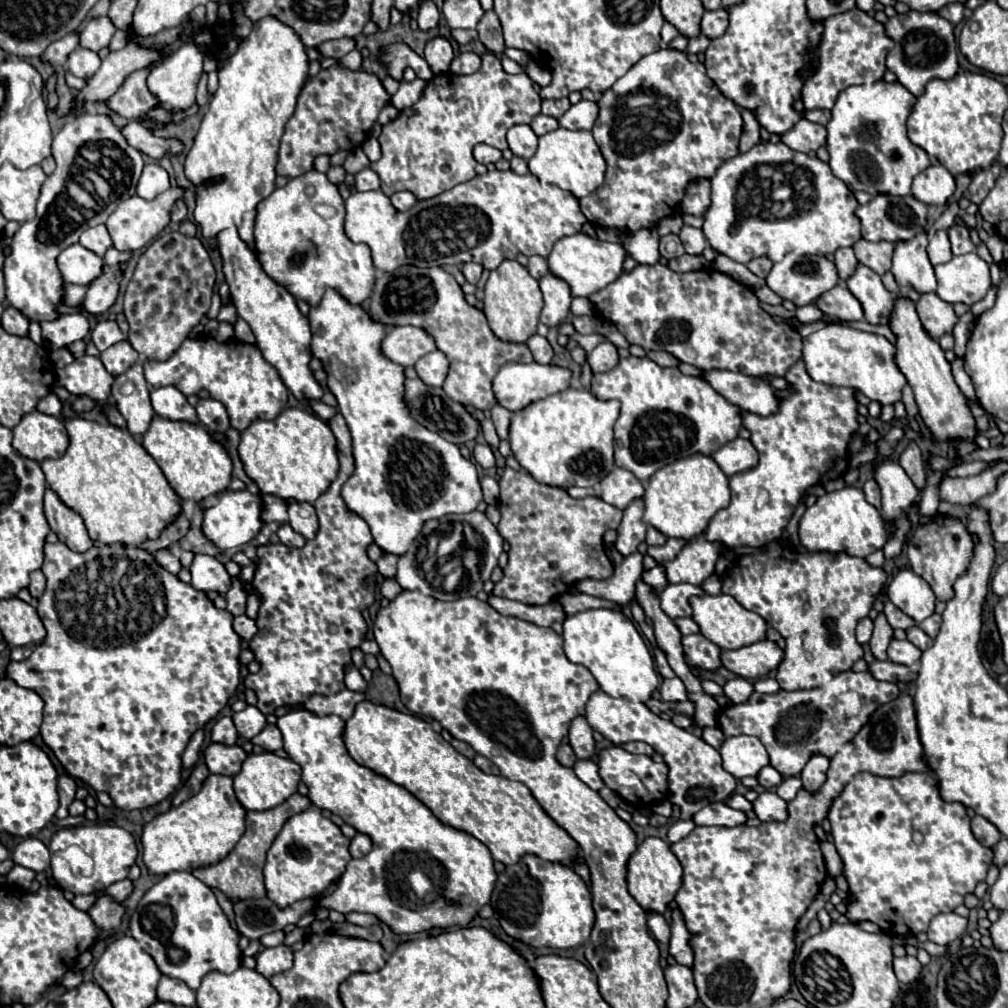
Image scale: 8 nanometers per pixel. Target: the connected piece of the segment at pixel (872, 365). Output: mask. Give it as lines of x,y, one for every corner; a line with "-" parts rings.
825,325
823,329
803,339
803,361
813,381
833,387
855,387
865,393
871,401
889,405
901,401
901,389
907,383
895,363
895,345
885,337
865,333
843,325

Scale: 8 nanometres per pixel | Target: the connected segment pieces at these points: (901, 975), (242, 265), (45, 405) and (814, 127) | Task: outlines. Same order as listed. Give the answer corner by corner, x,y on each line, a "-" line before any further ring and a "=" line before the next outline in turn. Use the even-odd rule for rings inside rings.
909,955
893,957
893,971
901,983
915,981
915,977
919,977
919,969
921,963
917,961
917,957
909,957
=
235,227
219,233
219,253
223,259
225,281
231,289
231,297
239,317
249,323
251,331
255,333
257,347
261,349
263,357
277,369
287,389
295,395
297,401
303,403
305,409
311,409
309,401
321,401
323,387
317,383
313,369
309,367
313,355
311,355
311,329
307,317
301,315
291,293
287,293
287,289
283,289
281,285
275,285
275,281
271,281
271,277
263,273
259,259
247,247
247,243
239,239
=
53,391
37,403
37,411
47,413
47,415
53,415
53,417
61,417
61,409
63,409
63,401
=
801,119
799,123
795,123
795,127
791,131
781,135
781,141
785,145
789,145
793,151
809,153
809,151
817,151
819,147
823,147
825,137
827,137
827,131
823,125

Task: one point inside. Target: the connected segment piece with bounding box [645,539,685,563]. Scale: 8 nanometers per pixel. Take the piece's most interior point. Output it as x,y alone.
668,552

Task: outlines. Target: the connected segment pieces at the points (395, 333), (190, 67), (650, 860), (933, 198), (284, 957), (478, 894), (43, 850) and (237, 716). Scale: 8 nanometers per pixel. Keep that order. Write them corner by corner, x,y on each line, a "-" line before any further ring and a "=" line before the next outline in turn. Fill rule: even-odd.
411,325
387,327
379,349
389,361
409,367
415,365
419,357
435,351
435,341
431,341
431,337
423,333
423,329
415,329
=
181,45
171,57
167,57
163,63
151,69
147,77
147,87
151,95
157,99
157,103
167,109
171,115
189,109
195,103
195,89
199,83
199,77
203,73
203,55
195,45
=
647,837
637,845
635,853
627,861
627,887
645,911
663,913
681,887
681,873
683,869
679,865
679,859
671,853
669,843
659,837
=
931,165
913,179
911,191
925,205
945,205
955,191
955,179
943,165
=
279,945
279,947
263,949
261,953
257,953
255,971
269,979
273,975
285,973
287,969
291,969
291,965
293,965
293,951
287,945
=
303,707
291,709
287,715
277,719
277,727
283,735
283,749
303,771
303,783
309,787
309,799
319,809
329,809
331,813
339,815
347,825
355,827
359,833
365,833
373,841
373,853
365,855
363,859
349,861
345,873
339,879
337,889
325,899
319,901
319,907
335,909
339,913
371,913
381,923
385,923
397,935
413,935
429,929
449,929
449,927
467,927
479,909
489,903
497,873
493,869
493,859
489,849
475,839
473,835
459,831
455,827
445,825
439,821
427,805
423,805
417,797
413,797
407,789
391,783
389,779
357,765
345,749
343,731
345,721
335,715
315,717
307,713
-
419,871
431,883
431,889
425,895
419,895
411,885
411,875
=
25,839
25,841
21,841
13,849
11,859
17,865
27,867
27,869
31,869
35,873
43,873
43,871
49,869
49,849
39,839
=
253,705
245,707
245,709
239,711
239,713
233,713
233,723
235,723
237,733
239,733
241,737
245,737
245,739
253,739
253,737
255,737
257,733
261,733
263,727
267,725
265,715
263,715
257,707
253,707

